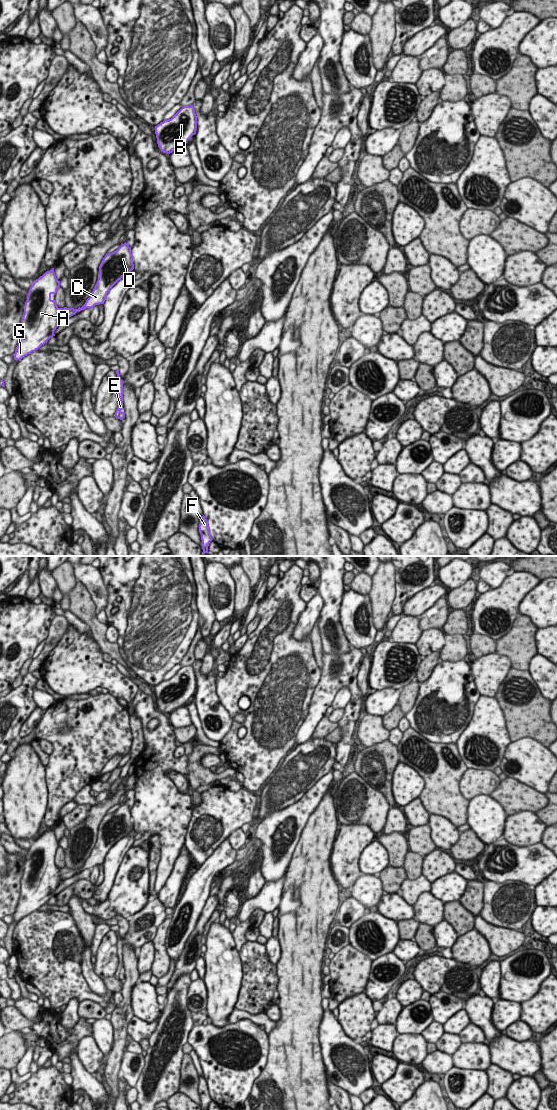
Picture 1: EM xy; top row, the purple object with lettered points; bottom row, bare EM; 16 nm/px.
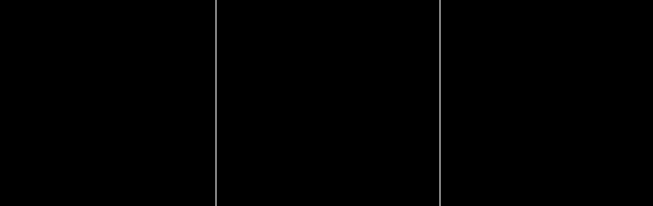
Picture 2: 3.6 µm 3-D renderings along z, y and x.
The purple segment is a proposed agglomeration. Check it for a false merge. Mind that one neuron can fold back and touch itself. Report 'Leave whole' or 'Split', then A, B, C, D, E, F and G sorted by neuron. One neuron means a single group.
Split. Groups: A B C D E G / F

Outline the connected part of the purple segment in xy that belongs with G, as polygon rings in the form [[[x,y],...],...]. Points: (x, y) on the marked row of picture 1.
[[[125,242],[116,251],[105,255],[99,266],[96,285],[85,304],[78,309],[59,308],[55,300],[51,299],[51,295],[56,294],[60,287],[54,268],[34,280],[24,305],[21,338],[13,354],[14,360],[21,361],[47,343],[55,336],[54,331],[61,321],[86,308],[92,309],[95,305],[104,304],[110,289],[133,269],[131,248]]]

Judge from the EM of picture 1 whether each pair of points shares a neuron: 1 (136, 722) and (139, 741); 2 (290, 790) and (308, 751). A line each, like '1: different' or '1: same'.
1: same
2: same

